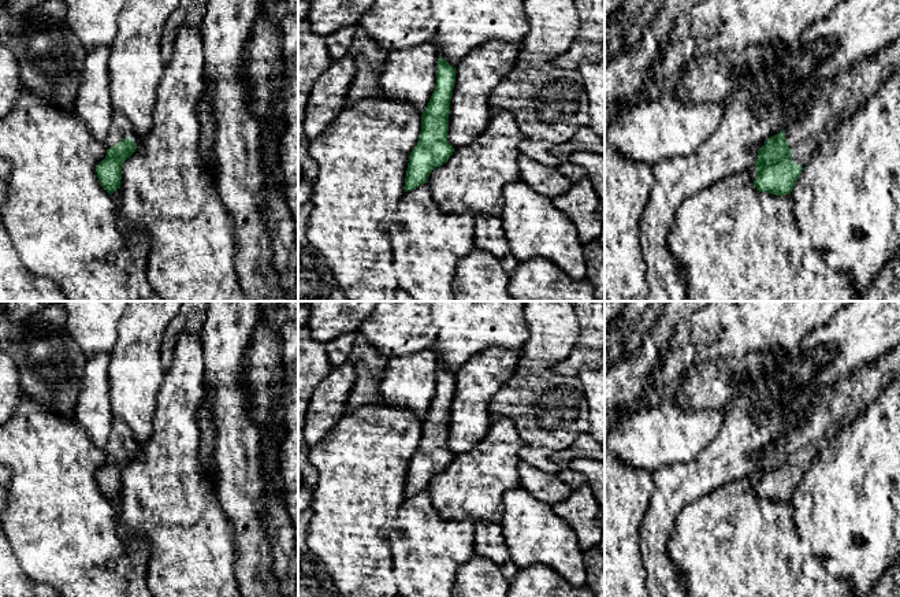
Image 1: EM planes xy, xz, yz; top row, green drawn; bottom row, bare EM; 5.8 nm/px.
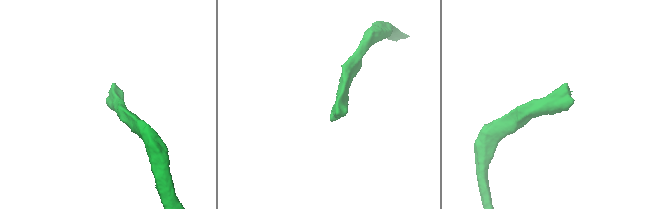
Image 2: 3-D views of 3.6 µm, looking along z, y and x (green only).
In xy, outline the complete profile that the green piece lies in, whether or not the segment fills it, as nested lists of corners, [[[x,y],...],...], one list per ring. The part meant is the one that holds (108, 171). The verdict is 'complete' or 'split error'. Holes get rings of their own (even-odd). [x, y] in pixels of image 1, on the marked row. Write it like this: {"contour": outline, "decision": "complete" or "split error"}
{"contour": [[[112,112],[111,126],[105,137],[107,156],[97,166],[97,178],[109,194],[120,189],[122,166],[140,142],[131,122],[120,112]]], "decision": "split error"}

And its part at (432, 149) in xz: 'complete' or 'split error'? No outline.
complete

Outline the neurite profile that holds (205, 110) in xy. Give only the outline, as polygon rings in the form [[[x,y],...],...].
[[[205,86],[202,96],[197,104],[198,119],[201,122],[201,156],[202,164],[207,170],[207,175],[213,181],[215,178],[215,131],[216,131],[216,118],[215,108],[209,99],[209,92]]]

